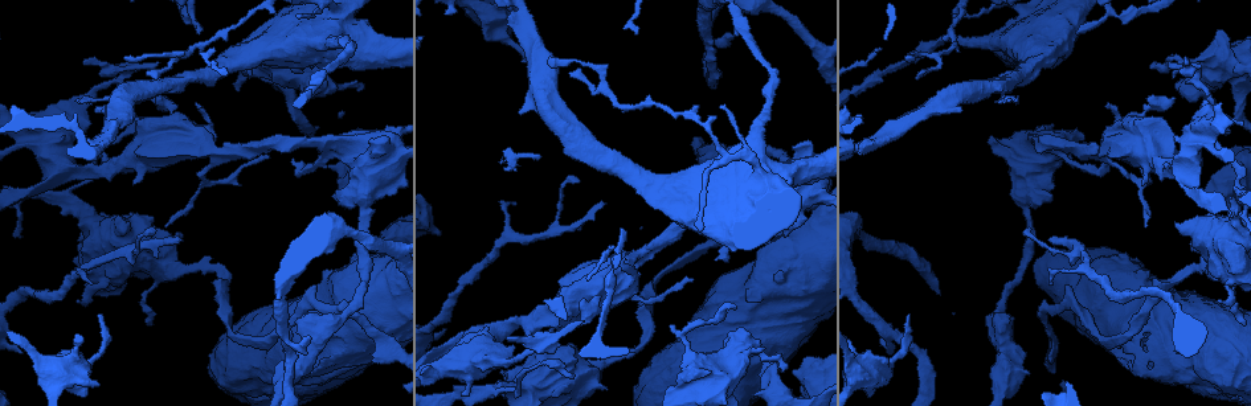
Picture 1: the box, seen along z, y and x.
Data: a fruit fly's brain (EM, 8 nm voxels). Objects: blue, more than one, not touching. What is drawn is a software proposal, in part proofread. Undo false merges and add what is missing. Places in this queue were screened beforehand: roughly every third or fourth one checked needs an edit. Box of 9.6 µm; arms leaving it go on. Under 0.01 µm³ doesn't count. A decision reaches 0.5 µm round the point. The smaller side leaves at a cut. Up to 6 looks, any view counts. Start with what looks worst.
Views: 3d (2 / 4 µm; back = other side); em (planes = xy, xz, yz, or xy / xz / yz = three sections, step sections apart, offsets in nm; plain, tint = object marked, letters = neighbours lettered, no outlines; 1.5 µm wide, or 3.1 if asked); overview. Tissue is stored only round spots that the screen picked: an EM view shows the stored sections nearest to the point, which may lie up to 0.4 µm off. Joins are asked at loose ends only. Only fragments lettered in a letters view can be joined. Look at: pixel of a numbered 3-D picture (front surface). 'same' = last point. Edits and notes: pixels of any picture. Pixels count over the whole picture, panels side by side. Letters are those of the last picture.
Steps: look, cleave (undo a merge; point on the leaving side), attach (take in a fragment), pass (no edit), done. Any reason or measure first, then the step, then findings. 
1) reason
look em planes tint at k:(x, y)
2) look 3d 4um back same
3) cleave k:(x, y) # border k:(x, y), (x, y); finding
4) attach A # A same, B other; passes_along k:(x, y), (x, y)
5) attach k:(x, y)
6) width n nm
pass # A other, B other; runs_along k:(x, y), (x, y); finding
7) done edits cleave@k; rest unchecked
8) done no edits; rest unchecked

free end
look 3d 4um at 1:(1077, 31)

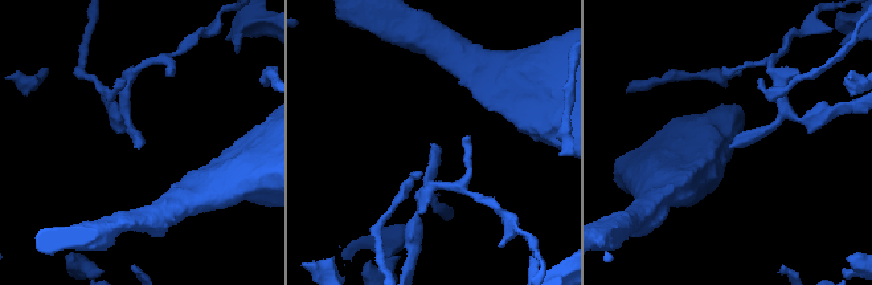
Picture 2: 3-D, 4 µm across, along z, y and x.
need the tissue
look em planes letters at 2:(433, 145)

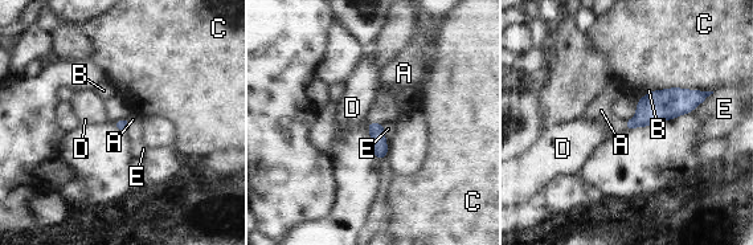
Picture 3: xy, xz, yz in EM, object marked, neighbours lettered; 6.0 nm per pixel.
attach A # A same, B other, C other, D other, E other; the neuron continues

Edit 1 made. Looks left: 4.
look overview

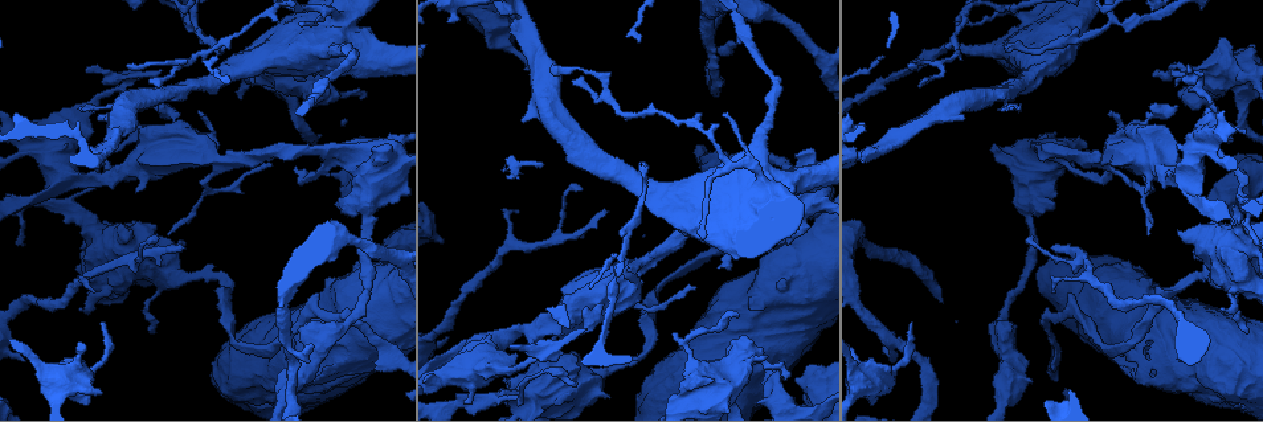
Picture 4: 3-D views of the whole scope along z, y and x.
an open end
look em planes letters at 4:(155, 109)

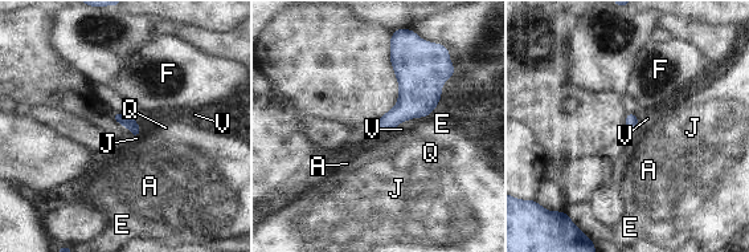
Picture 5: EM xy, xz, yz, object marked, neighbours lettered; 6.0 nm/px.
pass # A other, E other, F other, J other, Q other, V other; border 5:(424, 117), (404, 120), (388, 131); no lettered fragment goes on from it

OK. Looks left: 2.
calibre changes
look em planes tint at 4:(105, 292)

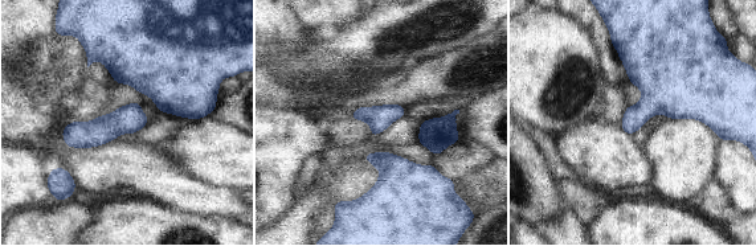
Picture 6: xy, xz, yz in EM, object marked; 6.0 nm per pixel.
see the neighbours
look em planes letters same

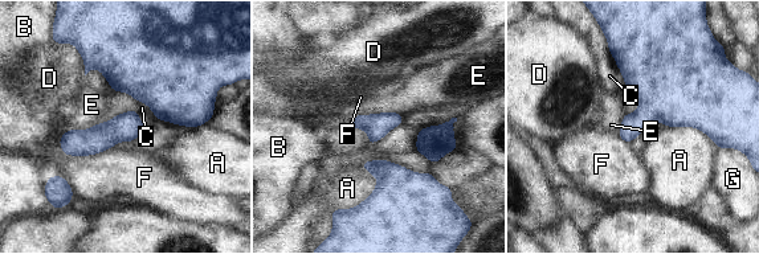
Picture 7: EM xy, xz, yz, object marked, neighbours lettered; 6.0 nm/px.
width 160 nm
pass # A other, B other, C other, D other, E other, F other, G other; runs_along 7:(141, 126), (62, 142); continuous, no second neuron

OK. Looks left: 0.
done edits attach@3; rest unchecked

